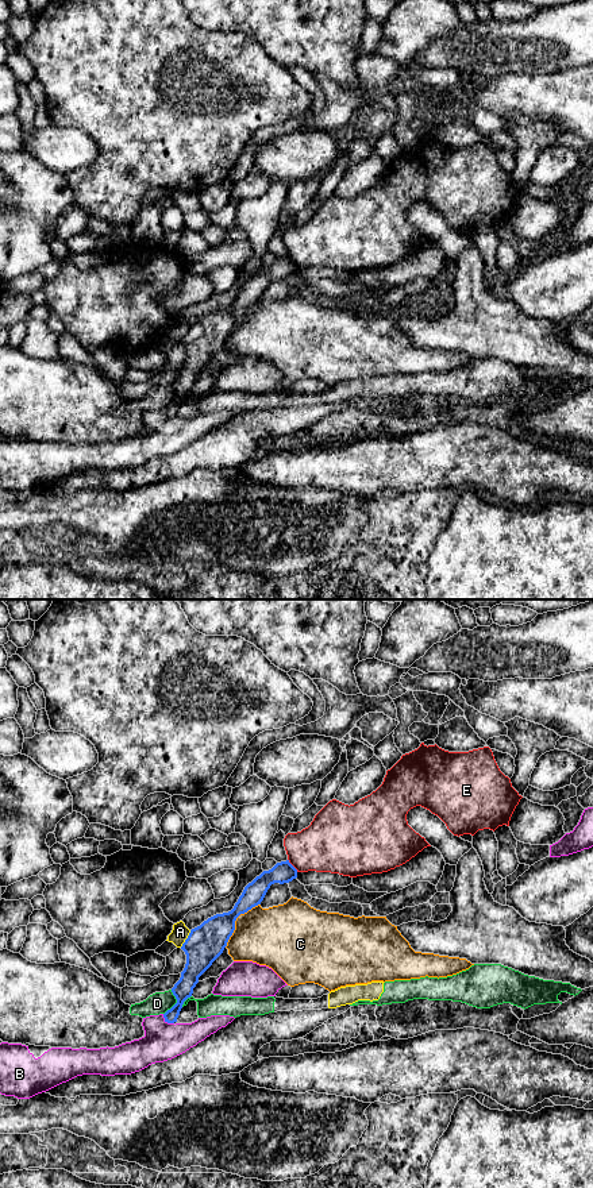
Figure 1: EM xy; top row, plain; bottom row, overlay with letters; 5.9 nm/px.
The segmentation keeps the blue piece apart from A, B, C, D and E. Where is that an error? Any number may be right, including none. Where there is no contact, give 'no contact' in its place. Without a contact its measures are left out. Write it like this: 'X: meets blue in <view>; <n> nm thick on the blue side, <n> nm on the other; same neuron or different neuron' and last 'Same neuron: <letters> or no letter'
A: meets blue in xy; 220 nm thick on the blue side, 100 nm on the other; different neuron
B: meets blue in xy; 120 nm thick on the blue side, 240 nm on the other; different neuron
C: meets blue in xy; 220 nm thick on the blue side, 340 nm on the other; different neuron
D: meets blue in xy; 120 nm thick on the blue side, 130 nm on the other; different neuron
E: meets blue in xy; 130 nm thick on the blue side, 320 nm on the other; different neuron
Same neuron: no letter

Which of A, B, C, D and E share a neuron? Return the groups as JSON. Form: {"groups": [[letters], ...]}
{"groups": [["A", "D"], ["B"], ["C"], ["E"]]}

